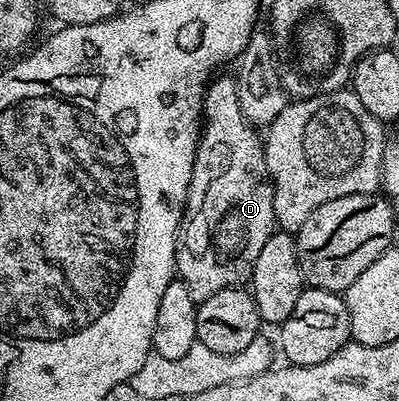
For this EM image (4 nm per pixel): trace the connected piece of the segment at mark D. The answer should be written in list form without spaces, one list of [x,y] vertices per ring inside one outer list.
[[[231,74],[222,75],[213,78],[204,92],[202,130],[192,162],[188,199],[184,203],[184,218],[176,244],[176,275],[190,289],[190,297],[197,301],[213,297],[214,293],[227,287],[247,284],[252,277],[254,261],[258,261],[258,253],[262,253],[262,245],[266,245],[277,226],[274,189],[261,136],[257,128],[246,121],[242,105],[238,105],[235,78]]]

